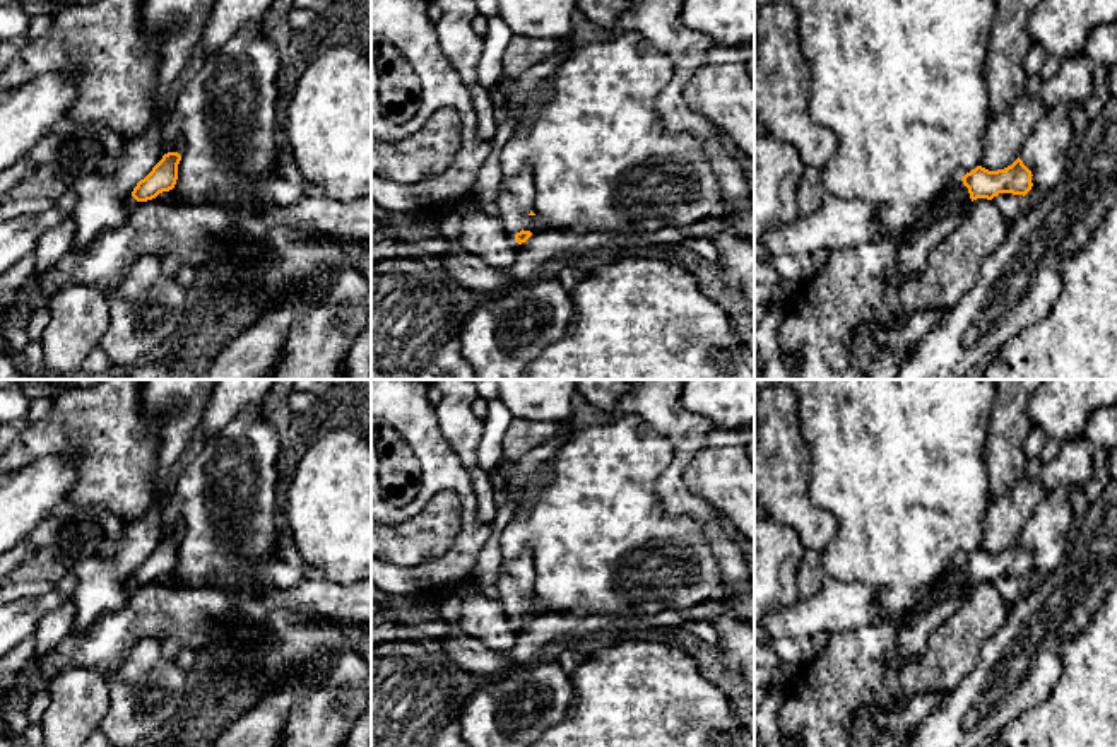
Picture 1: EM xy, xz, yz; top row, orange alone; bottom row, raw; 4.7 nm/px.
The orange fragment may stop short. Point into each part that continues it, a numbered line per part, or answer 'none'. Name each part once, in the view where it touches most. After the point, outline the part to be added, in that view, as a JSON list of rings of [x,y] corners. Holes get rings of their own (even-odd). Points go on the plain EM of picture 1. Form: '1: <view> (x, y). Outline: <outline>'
1: xz (517, 578). Outline: [[[525,552],[518,559],[503,562],[499,588],[499,602],[506,609],[510,617],[517,617],[523,612],[525,602],[530,597],[534,585],[532,559]]]

